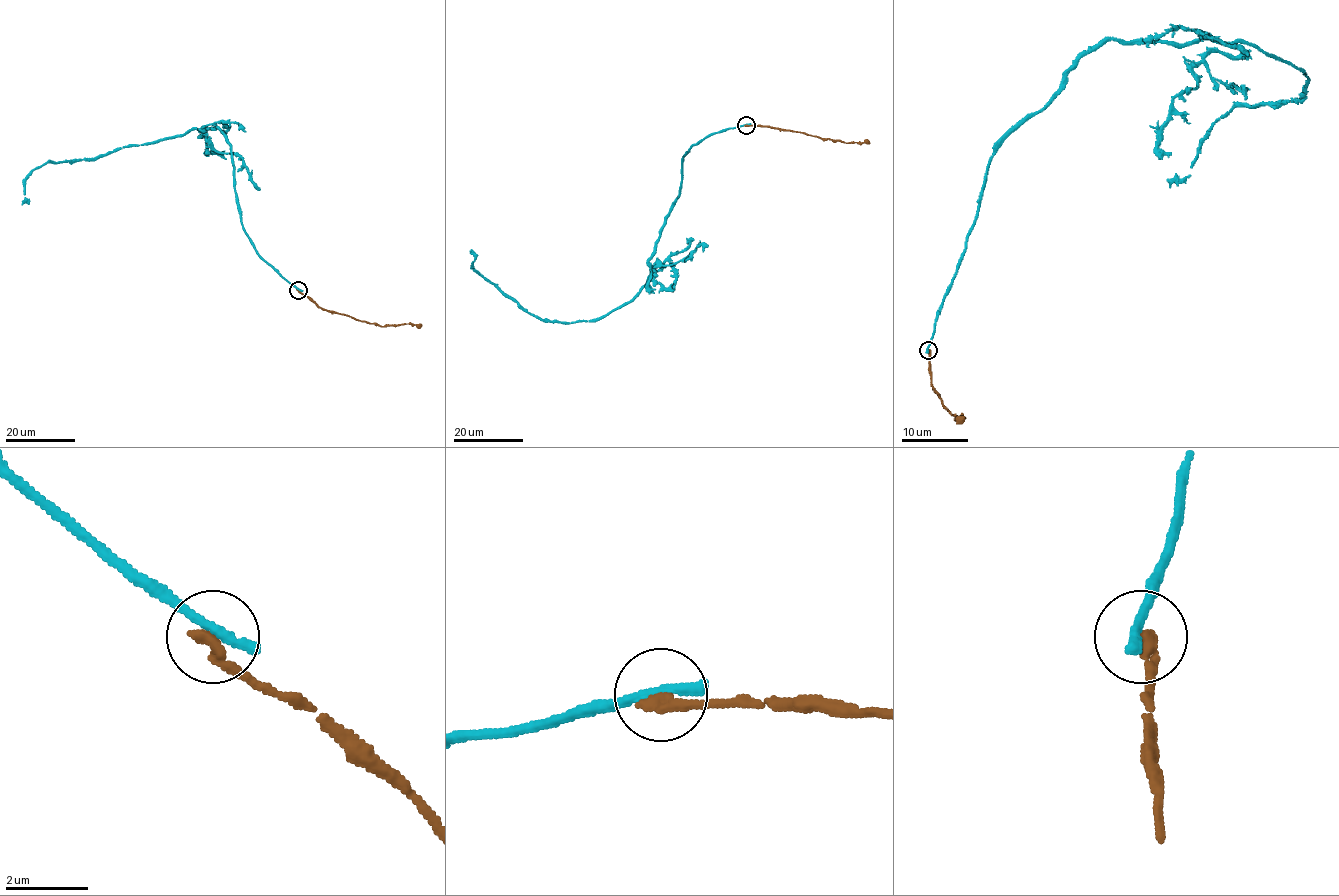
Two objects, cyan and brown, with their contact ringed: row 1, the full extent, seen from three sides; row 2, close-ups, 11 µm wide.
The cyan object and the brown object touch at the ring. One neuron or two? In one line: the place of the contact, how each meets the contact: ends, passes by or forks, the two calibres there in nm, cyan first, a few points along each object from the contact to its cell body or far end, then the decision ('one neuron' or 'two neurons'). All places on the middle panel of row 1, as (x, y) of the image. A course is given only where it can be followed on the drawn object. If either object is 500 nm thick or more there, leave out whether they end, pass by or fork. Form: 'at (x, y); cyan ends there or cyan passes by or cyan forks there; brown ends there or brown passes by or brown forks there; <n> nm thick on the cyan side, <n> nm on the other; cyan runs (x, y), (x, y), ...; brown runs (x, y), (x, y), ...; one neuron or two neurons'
at (746, 125); cyan passes by; brown ends there; 220 nm thick on the cyan side, 340 nm on the other; cyan runs (746, 125), (688, 150), (649, 280), (595, 319), (526, 312), (473, 268), (470, 250); brown runs (746, 125), (768, 126), (830, 140), (869, 140); two neurons

